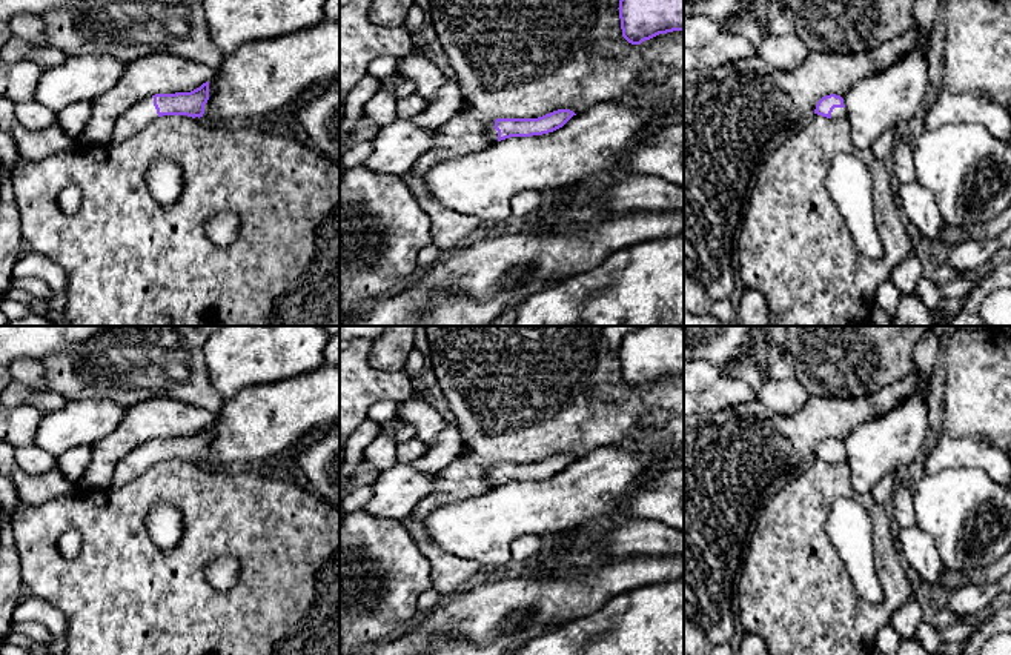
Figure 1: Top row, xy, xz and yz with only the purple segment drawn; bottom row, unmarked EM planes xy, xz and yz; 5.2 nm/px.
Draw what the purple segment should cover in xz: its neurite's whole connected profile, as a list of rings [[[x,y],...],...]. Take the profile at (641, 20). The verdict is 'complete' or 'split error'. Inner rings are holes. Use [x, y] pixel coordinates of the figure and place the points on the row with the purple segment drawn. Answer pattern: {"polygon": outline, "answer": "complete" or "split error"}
{"polygon": [[[619,0],[618,9],[622,37],[631,45],[684,31],[684,0]]], "answer": "complete"}

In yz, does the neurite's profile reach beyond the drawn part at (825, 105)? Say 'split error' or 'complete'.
split error

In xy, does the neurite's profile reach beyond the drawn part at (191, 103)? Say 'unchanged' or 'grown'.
grown

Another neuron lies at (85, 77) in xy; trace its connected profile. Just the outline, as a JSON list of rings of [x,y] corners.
[[[104,55],[68,57],[45,69],[34,100],[58,114],[71,103],[95,100],[109,91],[123,75],[124,66],[126,63]]]

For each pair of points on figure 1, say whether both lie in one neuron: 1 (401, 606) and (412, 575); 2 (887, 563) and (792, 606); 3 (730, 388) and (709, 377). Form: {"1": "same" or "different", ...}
{"1": "same", "2": "same", "3": "different"}

